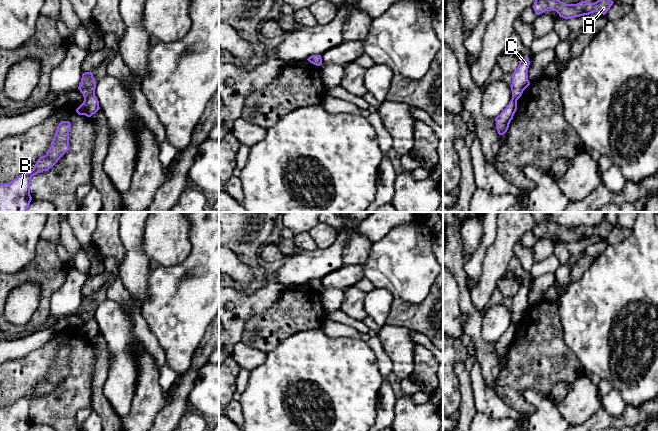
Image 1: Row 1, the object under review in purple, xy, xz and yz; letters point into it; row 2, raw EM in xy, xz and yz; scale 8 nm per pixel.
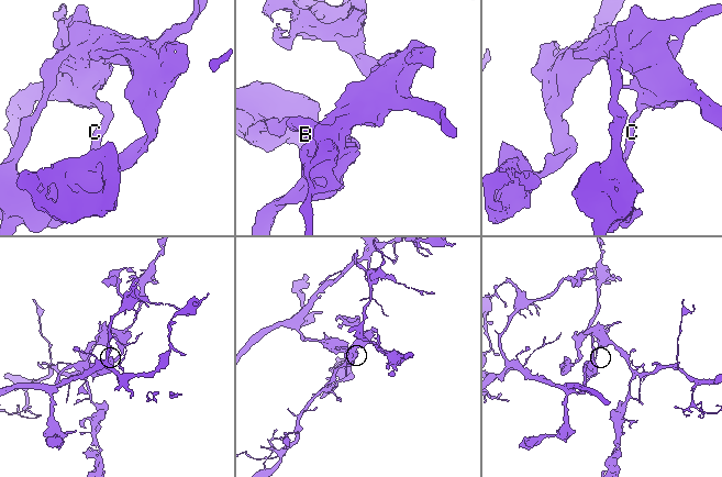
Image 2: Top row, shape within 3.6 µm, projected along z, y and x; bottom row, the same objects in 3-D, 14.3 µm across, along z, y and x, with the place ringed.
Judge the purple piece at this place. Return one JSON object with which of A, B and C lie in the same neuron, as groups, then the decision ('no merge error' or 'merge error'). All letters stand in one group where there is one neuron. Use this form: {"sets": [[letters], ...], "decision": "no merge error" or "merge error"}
{"sets": [["A", "C"], ["B"]], "decision": "merge error"}

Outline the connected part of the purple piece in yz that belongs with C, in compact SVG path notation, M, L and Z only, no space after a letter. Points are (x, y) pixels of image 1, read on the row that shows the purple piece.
M526 57L519 61L517 69L512 73L512 84L510 87L512 91L512 99L515 101L521 97L523 91L530 85L527 74L529 65L529 58Z

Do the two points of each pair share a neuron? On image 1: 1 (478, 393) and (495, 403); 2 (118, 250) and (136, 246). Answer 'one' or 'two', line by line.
1: one
2: two

